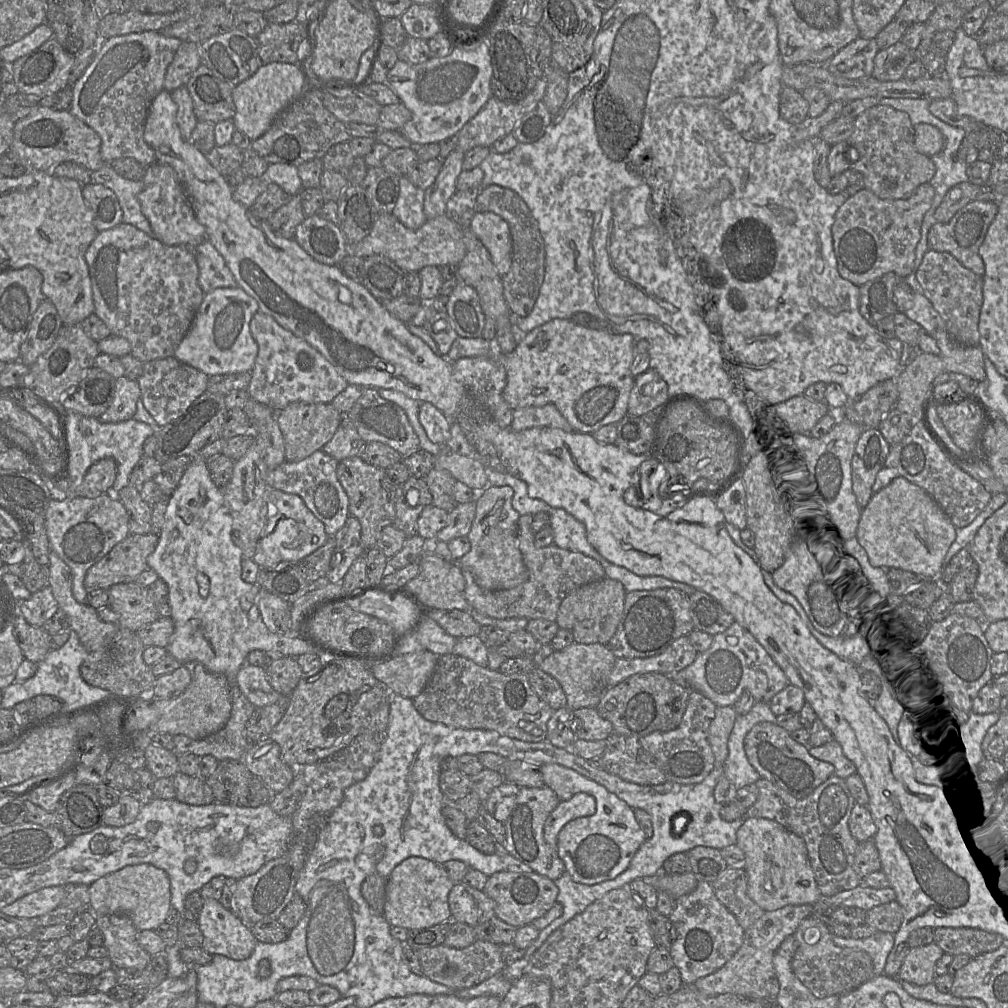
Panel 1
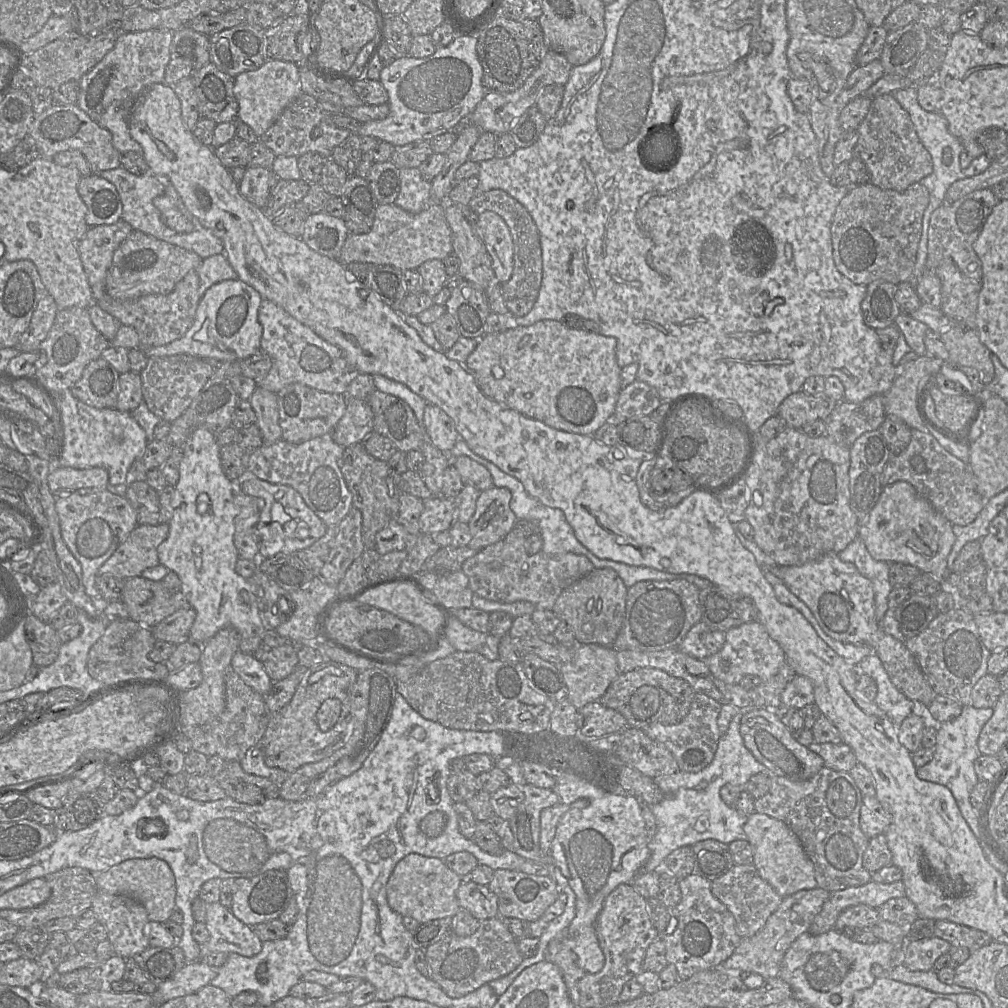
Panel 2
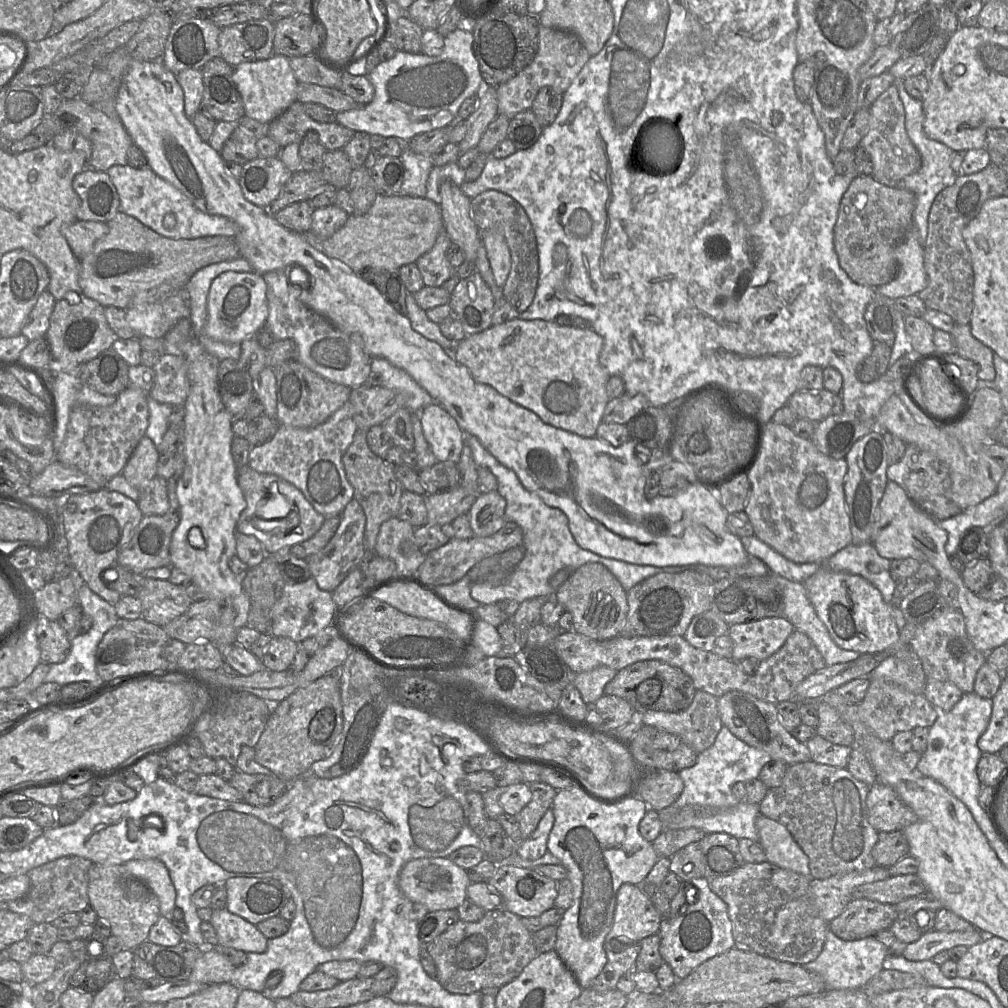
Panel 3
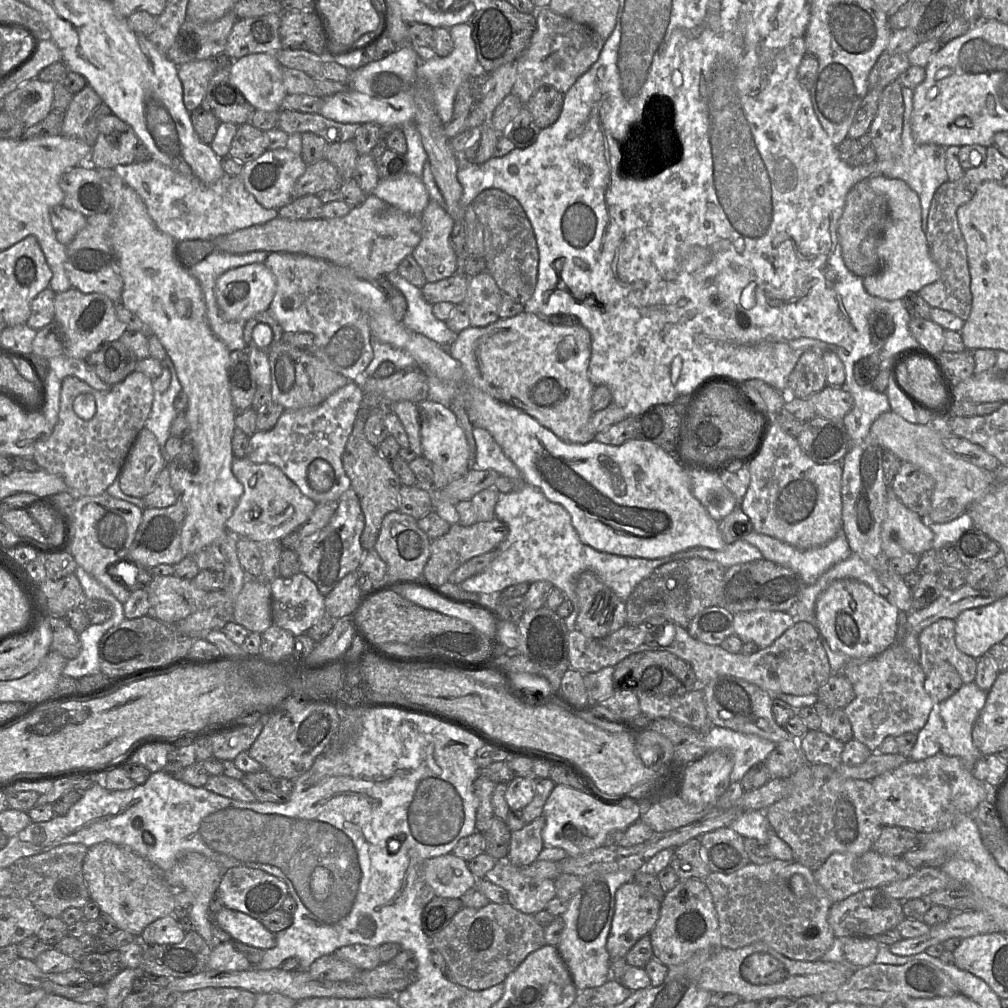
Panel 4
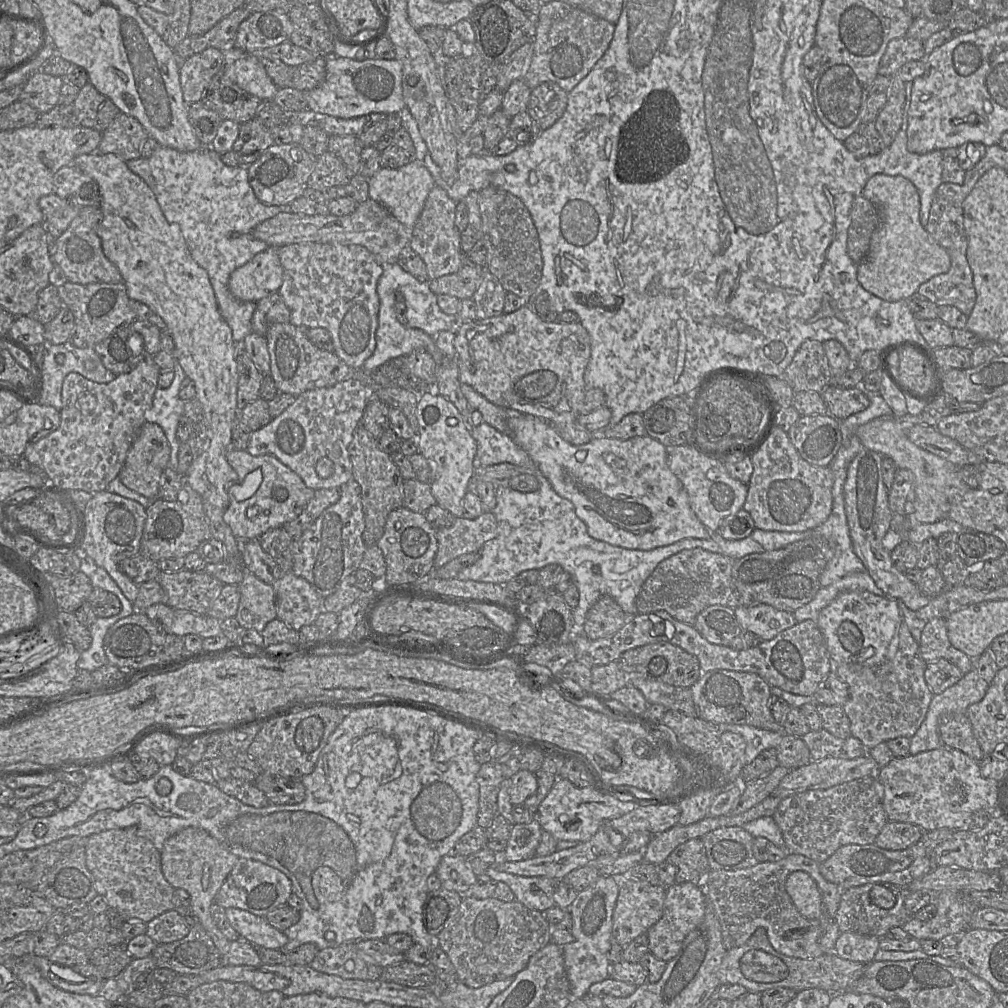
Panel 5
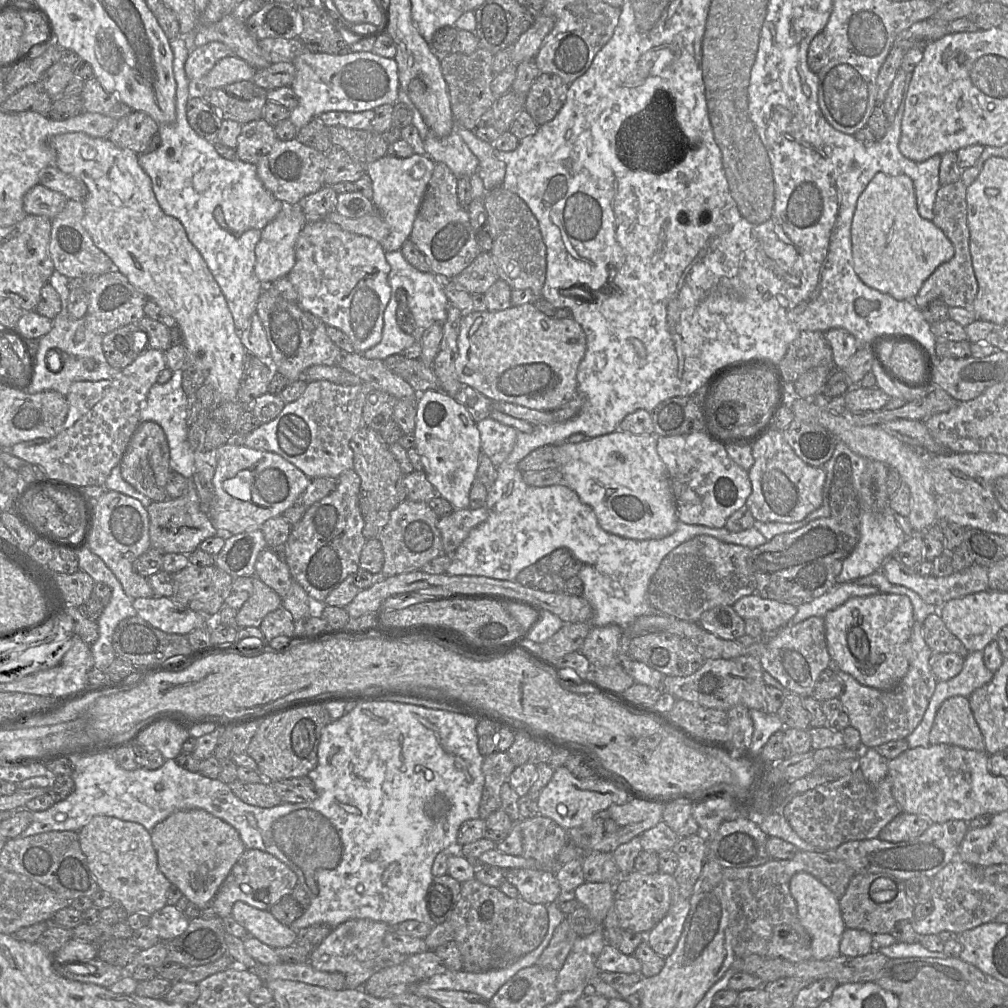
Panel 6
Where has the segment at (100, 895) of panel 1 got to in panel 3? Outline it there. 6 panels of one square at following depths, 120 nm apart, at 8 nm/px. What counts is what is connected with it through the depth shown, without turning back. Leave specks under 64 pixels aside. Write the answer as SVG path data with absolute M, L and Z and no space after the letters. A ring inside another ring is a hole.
M134 859L123 864L131 876L143 881L158 897L161 916L172 920L176 889L166 865L159 859Z

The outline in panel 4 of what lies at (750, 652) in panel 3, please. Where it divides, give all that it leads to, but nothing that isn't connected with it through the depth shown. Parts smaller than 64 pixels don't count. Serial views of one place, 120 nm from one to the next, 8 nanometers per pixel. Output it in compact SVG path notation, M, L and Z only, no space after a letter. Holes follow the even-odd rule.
M754 610L734 615L734 634L743 643L754 642L760 649L773 644L786 630L795 624L788 612Z

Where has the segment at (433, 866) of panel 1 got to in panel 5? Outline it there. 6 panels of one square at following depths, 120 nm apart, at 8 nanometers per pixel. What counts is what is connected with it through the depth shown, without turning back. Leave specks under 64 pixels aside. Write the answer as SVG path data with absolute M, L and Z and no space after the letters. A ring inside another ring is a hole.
M456 853L443 856L435 873L443 888L462 895L477 881L477 876L466 863L465 857Z

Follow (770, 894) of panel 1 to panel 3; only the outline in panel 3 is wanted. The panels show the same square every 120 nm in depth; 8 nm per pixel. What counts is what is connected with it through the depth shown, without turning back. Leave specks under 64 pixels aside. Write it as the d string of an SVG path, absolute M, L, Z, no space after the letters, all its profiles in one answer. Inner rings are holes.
M760 813L755 819L755 826L766 861L811 877L808 856L783 824Z

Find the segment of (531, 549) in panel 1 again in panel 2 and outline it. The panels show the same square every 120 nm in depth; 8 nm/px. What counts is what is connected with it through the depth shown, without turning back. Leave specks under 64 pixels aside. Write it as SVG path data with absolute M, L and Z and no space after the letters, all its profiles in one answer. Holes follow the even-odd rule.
M513 528L504 538L464 561L461 571L467 575L473 593L503 603L529 601L536 609L551 610L566 587L595 569L591 561L580 554L549 555L540 550L530 555L525 543L526 537Z

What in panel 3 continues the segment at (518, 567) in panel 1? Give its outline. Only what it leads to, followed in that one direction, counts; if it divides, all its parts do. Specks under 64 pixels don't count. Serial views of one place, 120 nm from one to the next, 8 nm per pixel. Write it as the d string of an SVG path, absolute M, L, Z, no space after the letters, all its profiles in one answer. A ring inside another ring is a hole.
M498 491L481 492L468 514L474 536L487 537L499 531L506 522L506 500Z

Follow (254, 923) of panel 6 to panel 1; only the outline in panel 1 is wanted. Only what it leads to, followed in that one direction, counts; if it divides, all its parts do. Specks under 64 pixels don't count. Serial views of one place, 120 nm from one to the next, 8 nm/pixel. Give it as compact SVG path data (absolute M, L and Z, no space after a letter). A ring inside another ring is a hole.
M204 898L197 923L204 936L202 948L212 955L244 960L257 944L251 927L213 898Z

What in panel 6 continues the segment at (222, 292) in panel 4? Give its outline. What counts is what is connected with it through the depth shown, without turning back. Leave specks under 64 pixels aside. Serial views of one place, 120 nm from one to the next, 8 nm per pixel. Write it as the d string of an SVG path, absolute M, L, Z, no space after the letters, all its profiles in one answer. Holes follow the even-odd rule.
M283 203L279 214L261 231L261 238L255 248L256 264L254 271L262 286L270 285L290 273L296 262L296 241L306 223L307 216L298 205Z

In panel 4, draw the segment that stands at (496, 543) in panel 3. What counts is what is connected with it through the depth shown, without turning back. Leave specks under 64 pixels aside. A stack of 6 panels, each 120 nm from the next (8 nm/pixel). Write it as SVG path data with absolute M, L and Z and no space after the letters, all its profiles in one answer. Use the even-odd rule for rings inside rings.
M498 518L476 522L470 526L451 525L449 531L431 543L430 558L424 568L424 582L440 587L449 582L451 574L469 559L497 548L508 535L508 526Z

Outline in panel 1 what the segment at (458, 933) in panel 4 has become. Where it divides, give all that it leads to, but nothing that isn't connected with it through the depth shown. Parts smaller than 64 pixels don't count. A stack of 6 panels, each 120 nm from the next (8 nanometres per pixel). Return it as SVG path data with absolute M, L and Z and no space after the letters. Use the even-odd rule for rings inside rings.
M476 940L463 949L441 944L431 948L418 949L416 954L426 977L452 989L467 989L476 986L501 973L507 966L502 957L501 945L482 940Z

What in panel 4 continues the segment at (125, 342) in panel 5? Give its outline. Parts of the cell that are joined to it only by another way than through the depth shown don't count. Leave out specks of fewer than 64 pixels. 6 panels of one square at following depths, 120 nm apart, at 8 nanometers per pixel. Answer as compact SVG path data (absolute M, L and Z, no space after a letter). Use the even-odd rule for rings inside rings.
M115 340L90 353L85 362L103 382L113 386L135 371L138 358L119 340Z

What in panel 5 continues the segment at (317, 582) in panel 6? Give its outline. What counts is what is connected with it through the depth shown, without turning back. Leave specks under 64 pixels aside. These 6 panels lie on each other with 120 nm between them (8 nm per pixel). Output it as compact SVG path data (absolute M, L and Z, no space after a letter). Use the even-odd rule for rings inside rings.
M352 478L339 489L338 502L326 508L299 538L292 539L290 545L294 560L292 572L307 580L323 598L333 594L347 576L360 569L366 550L360 485Z

